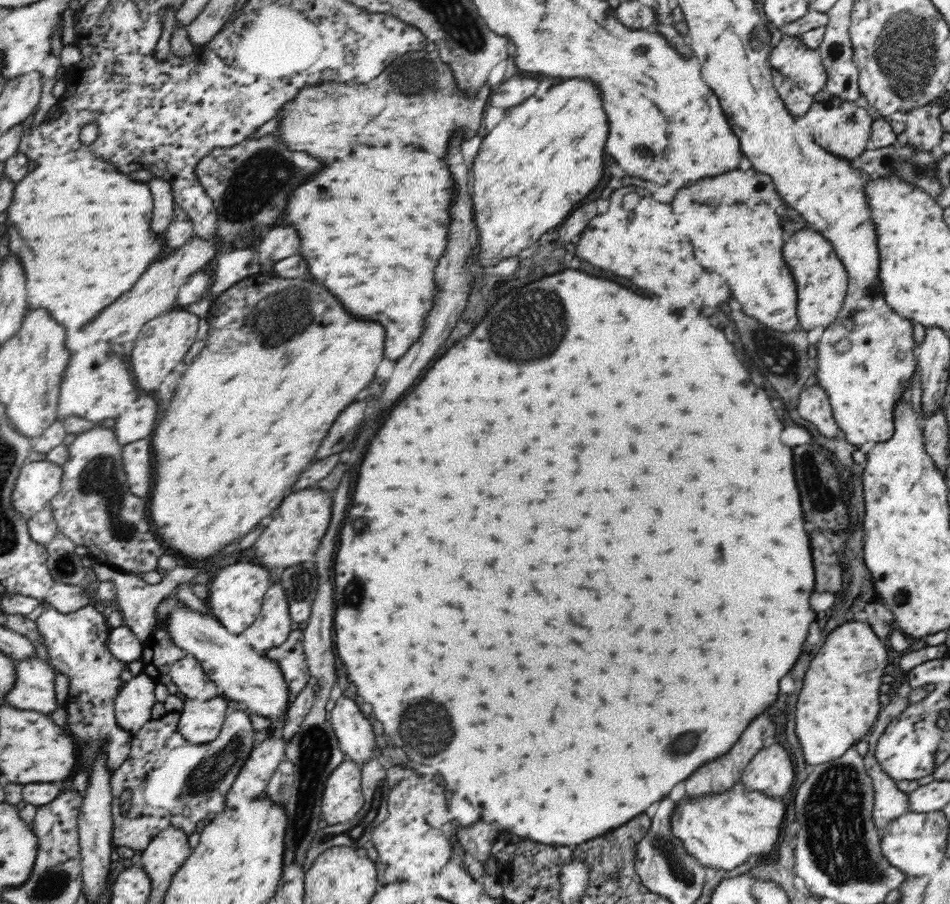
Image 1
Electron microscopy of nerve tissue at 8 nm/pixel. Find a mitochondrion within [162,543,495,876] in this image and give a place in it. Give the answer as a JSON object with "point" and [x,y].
{"point":[316,745]}

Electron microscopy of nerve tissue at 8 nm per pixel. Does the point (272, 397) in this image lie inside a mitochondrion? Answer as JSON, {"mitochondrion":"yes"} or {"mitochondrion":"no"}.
{"mitochondrion":"no"}

